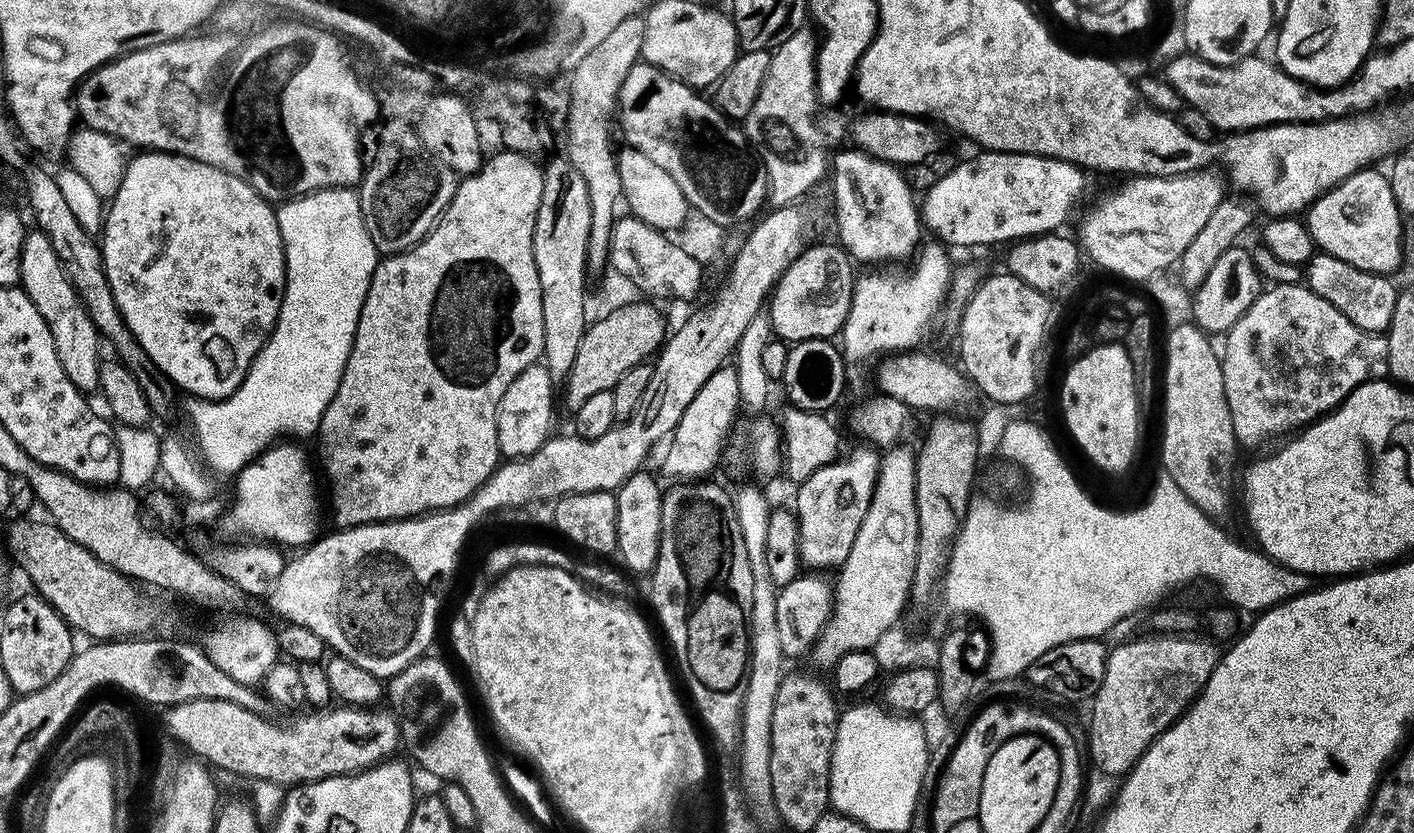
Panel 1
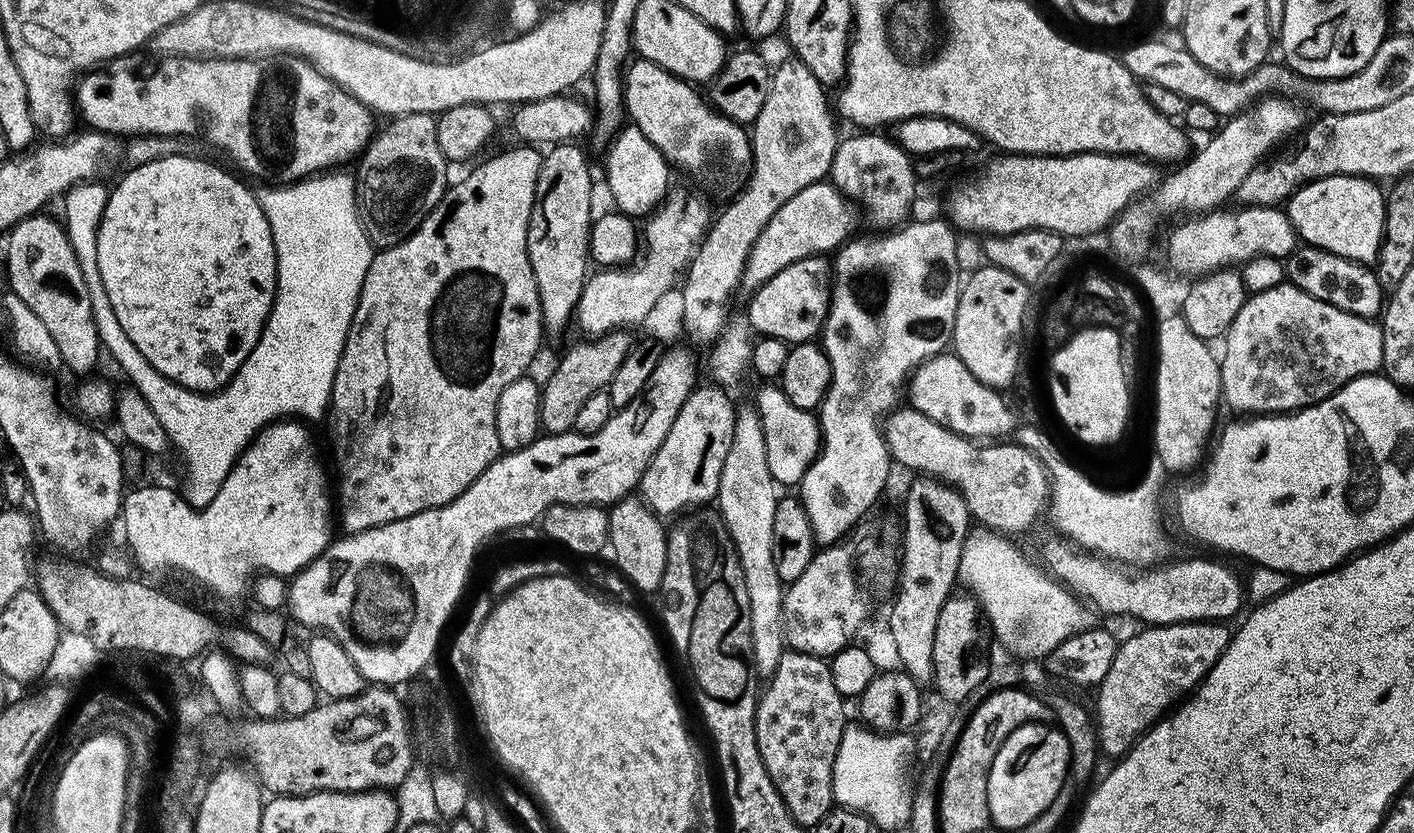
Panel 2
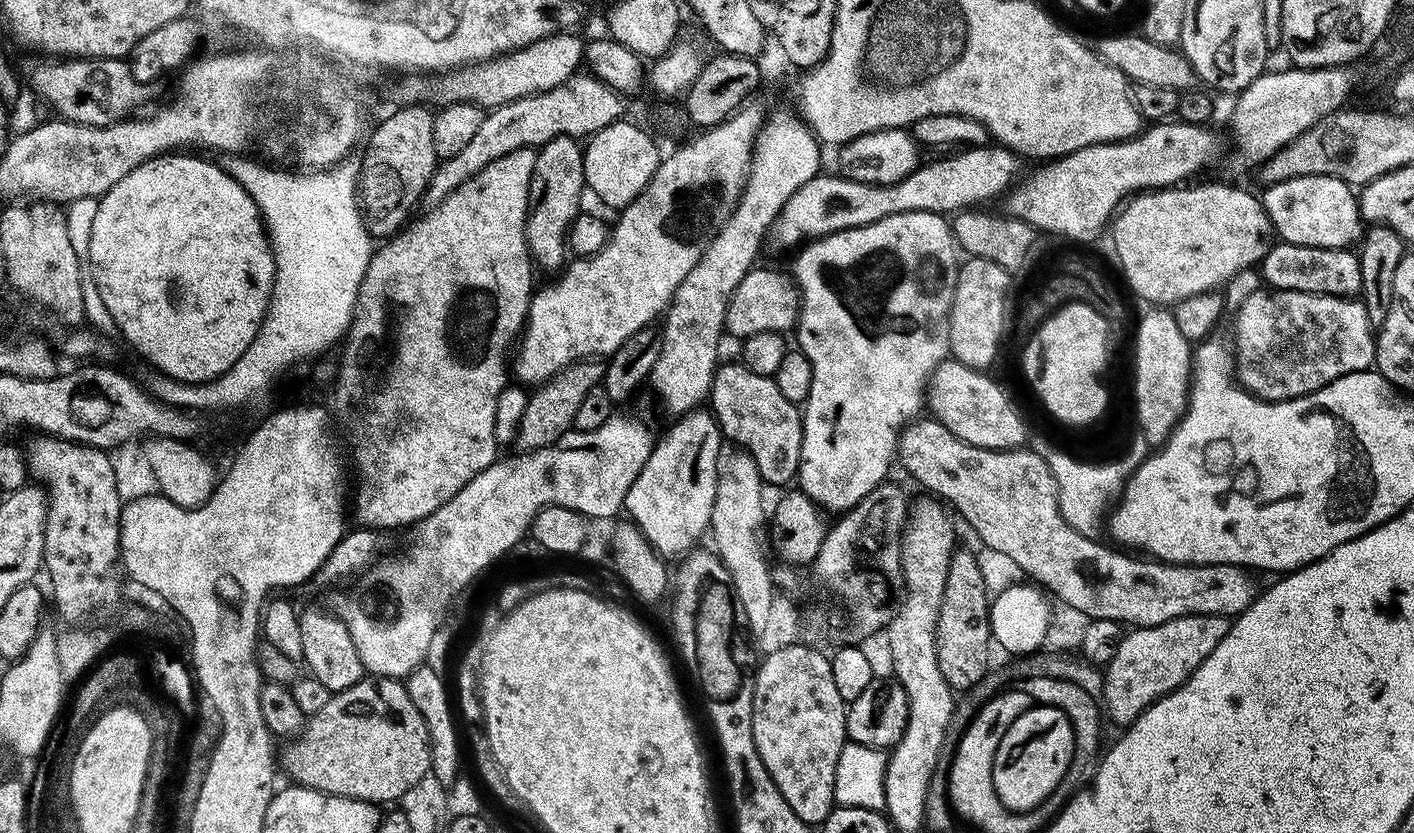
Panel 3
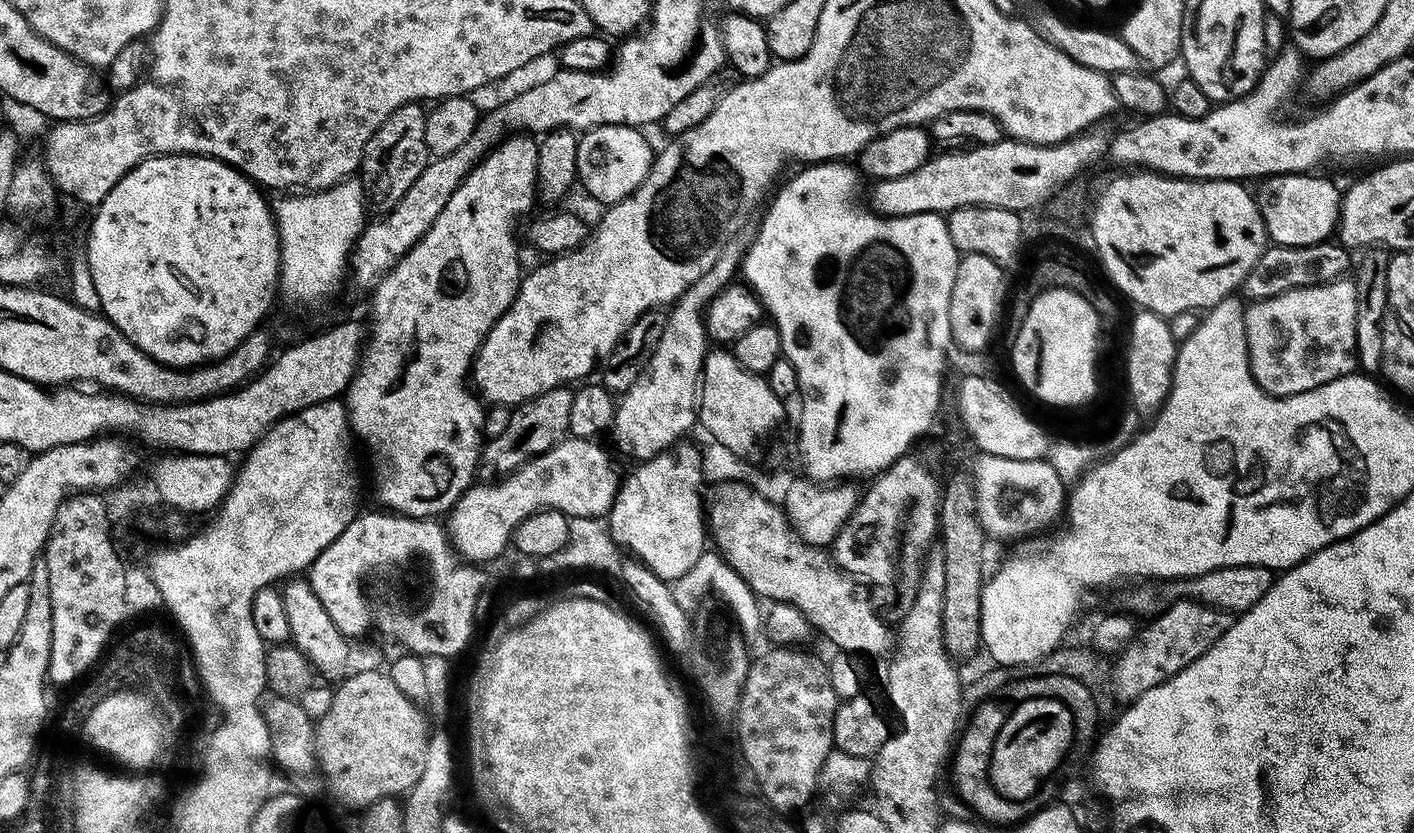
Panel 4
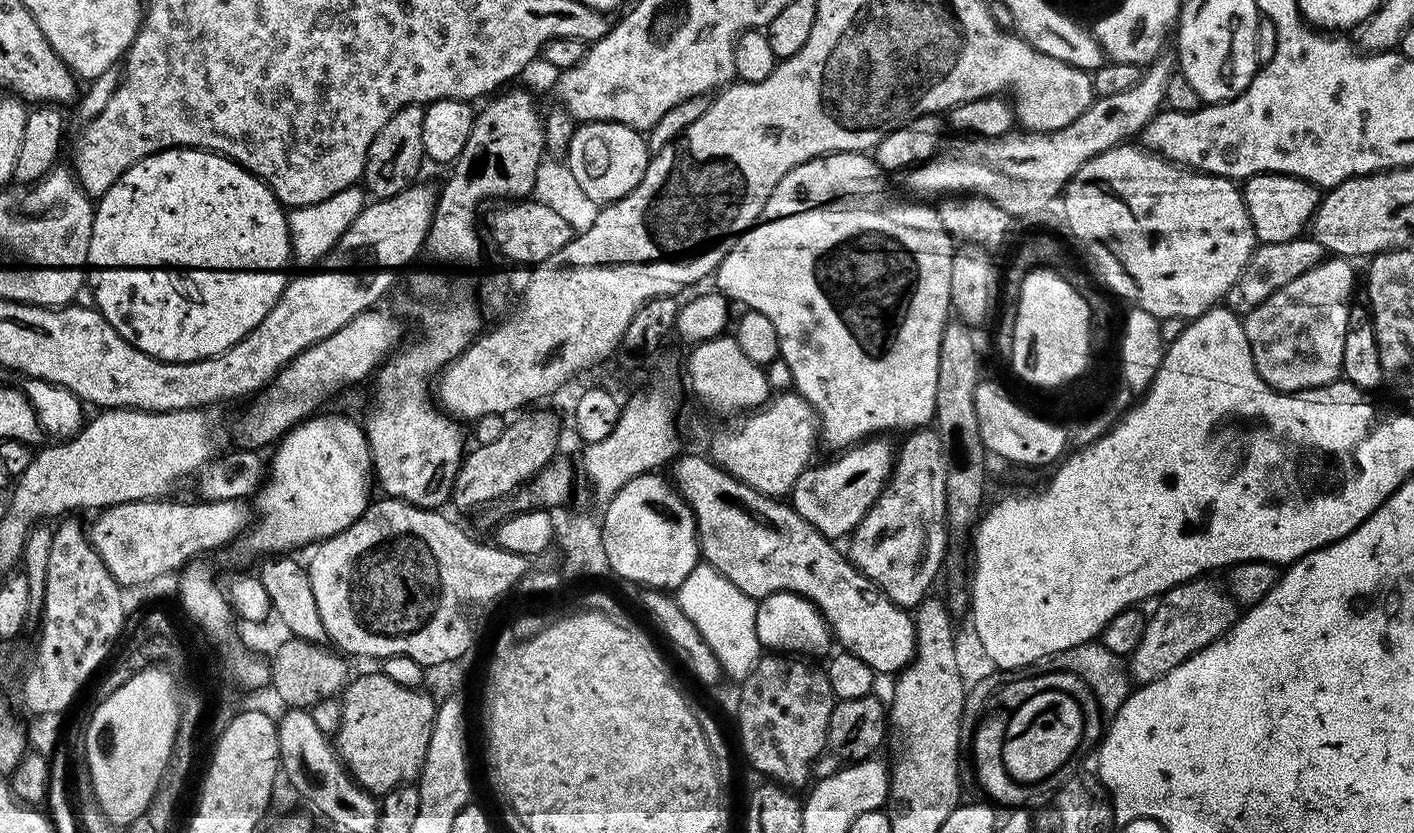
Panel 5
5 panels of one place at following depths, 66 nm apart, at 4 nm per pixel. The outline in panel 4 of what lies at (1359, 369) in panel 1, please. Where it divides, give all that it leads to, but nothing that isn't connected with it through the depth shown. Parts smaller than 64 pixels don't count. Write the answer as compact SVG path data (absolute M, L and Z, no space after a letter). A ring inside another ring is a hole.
M1352 278L1329 280L1327 284L1315 284L1305 288L1286 290L1277 296L1249 303L1244 310L1248 361L1254 382L1271 396L1293 396L1306 390L1314 390L1339 376L1351 376L1357 371L1356 319L1359 310L1359 294Z

